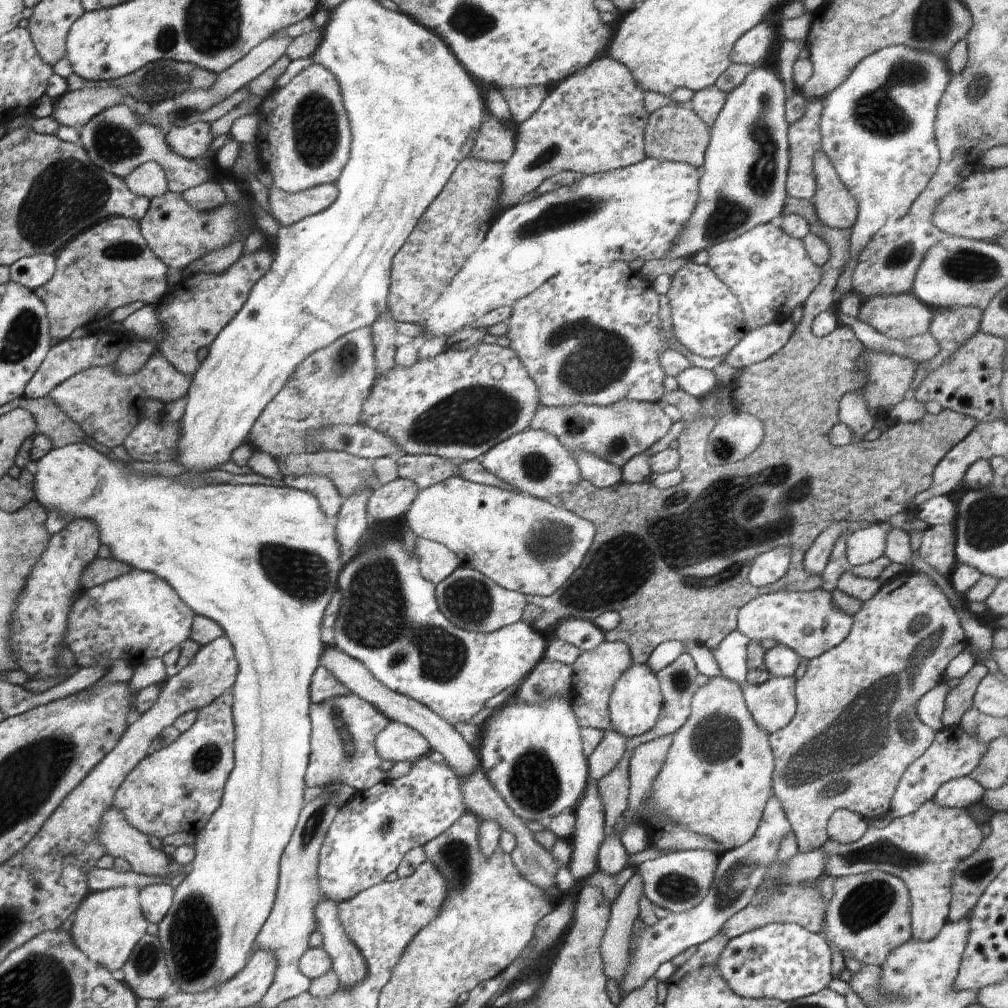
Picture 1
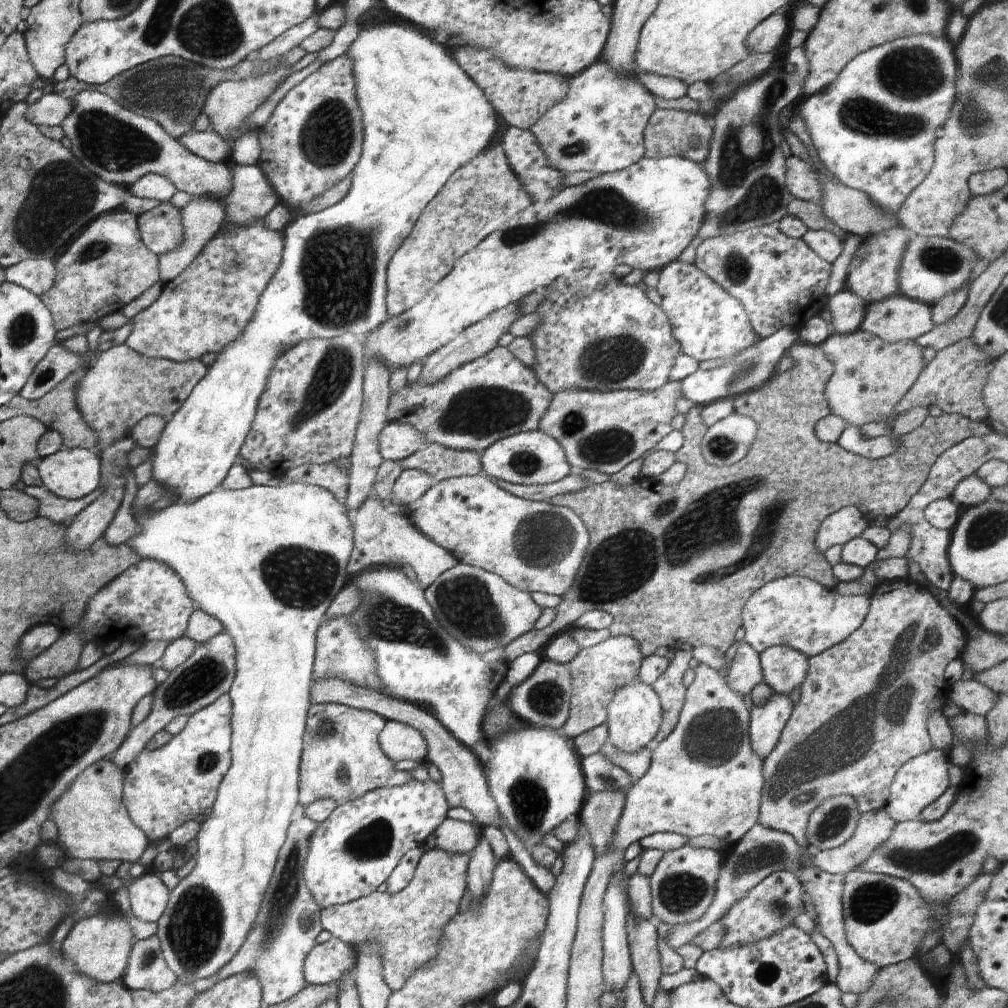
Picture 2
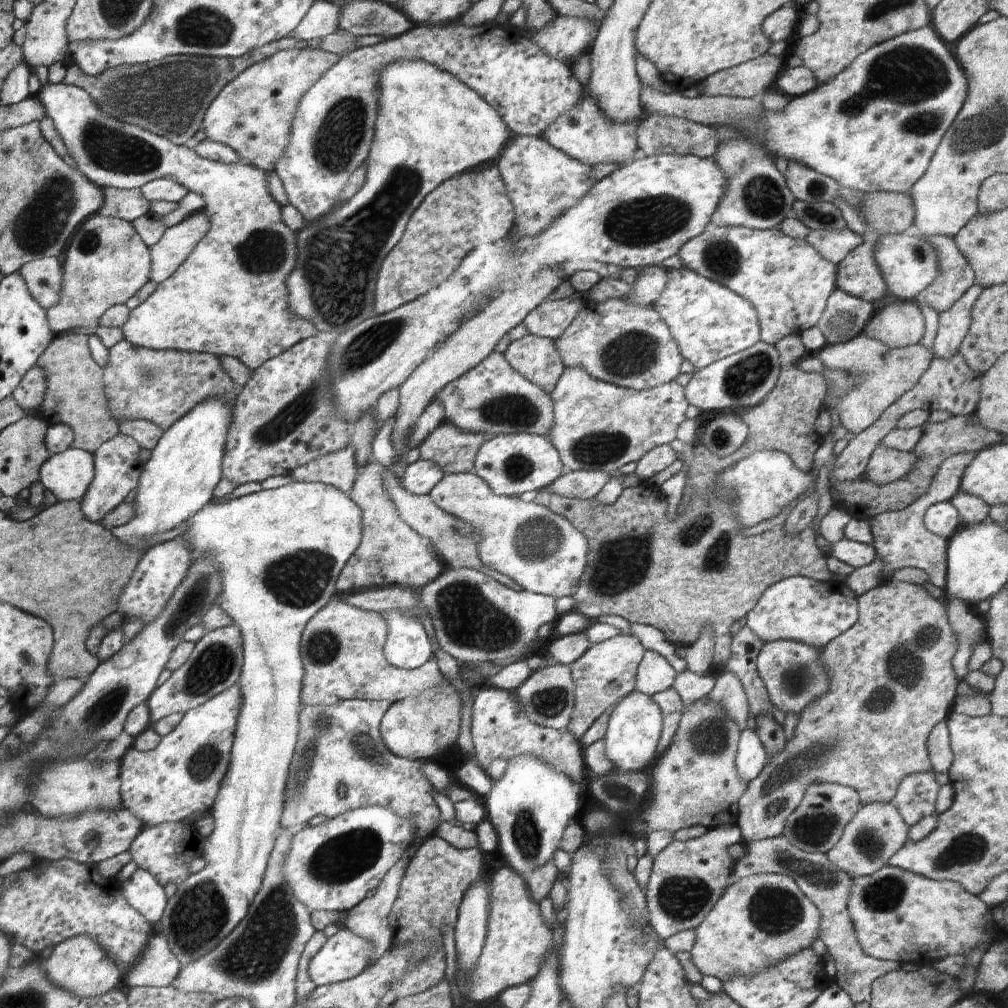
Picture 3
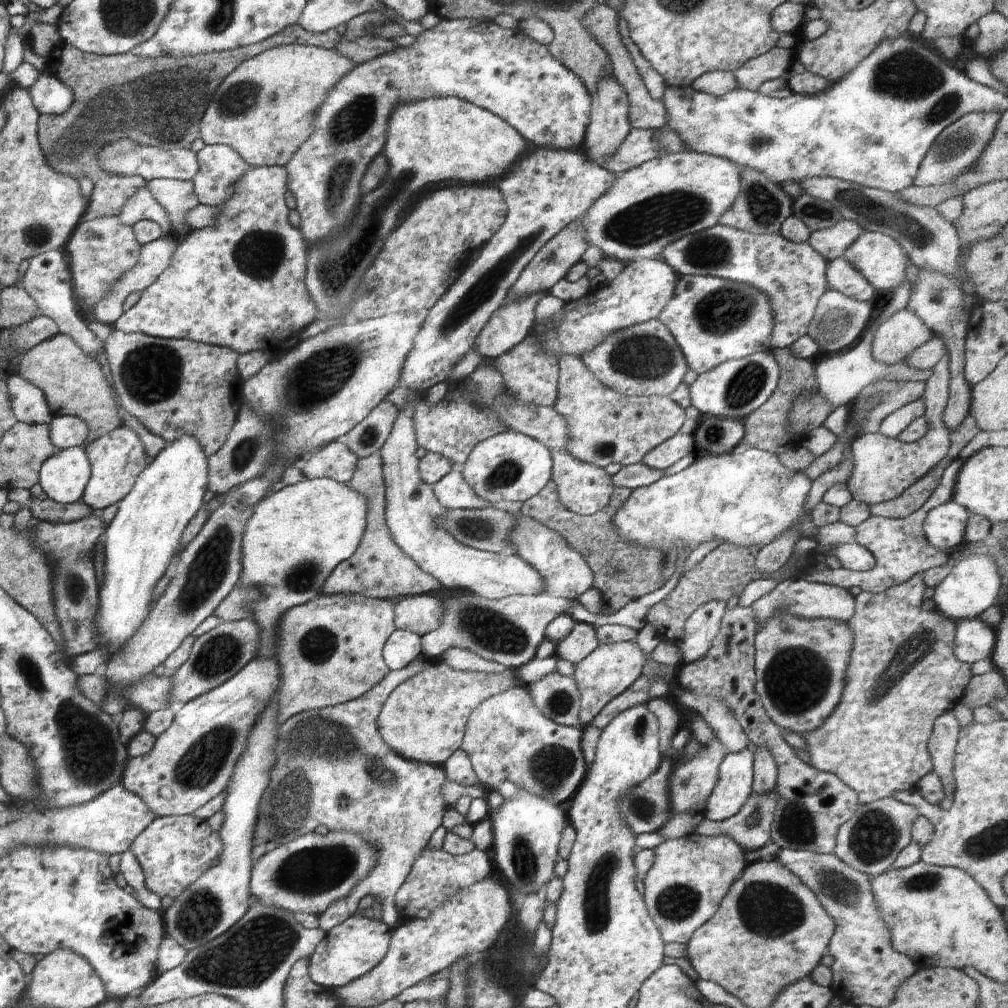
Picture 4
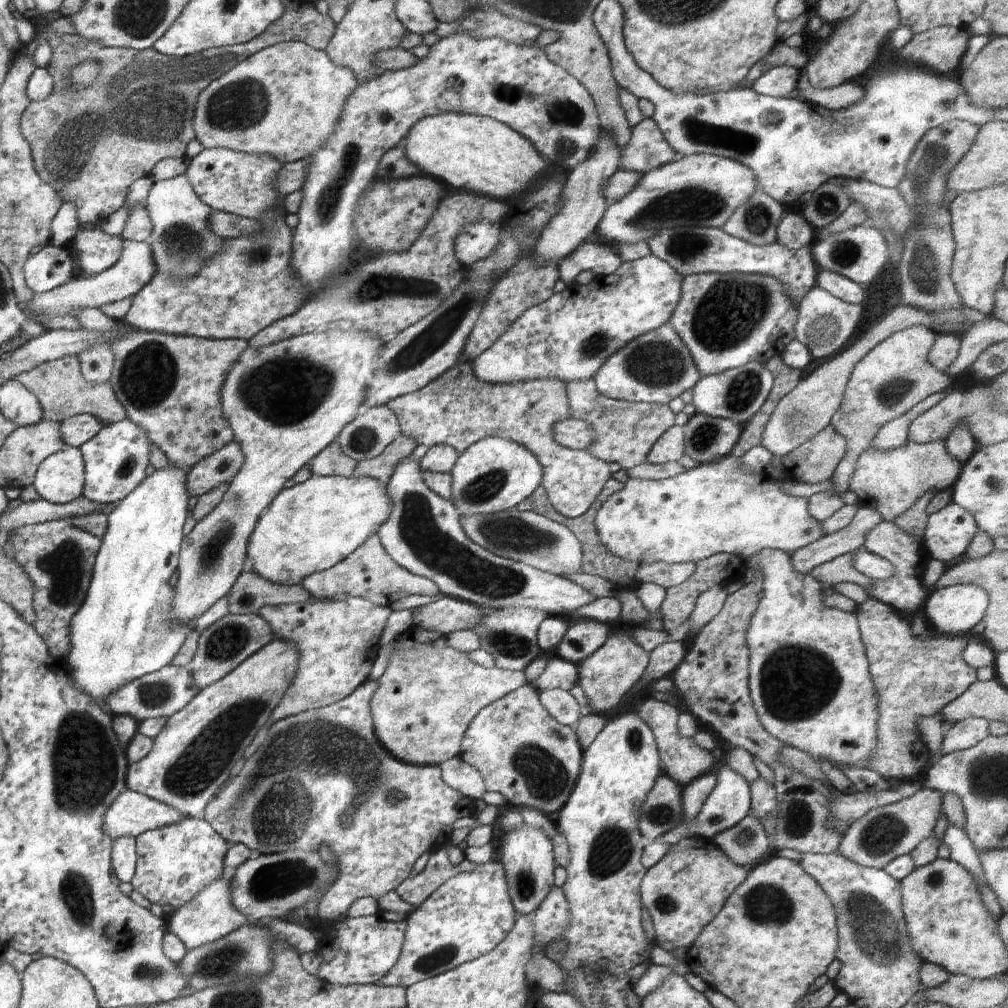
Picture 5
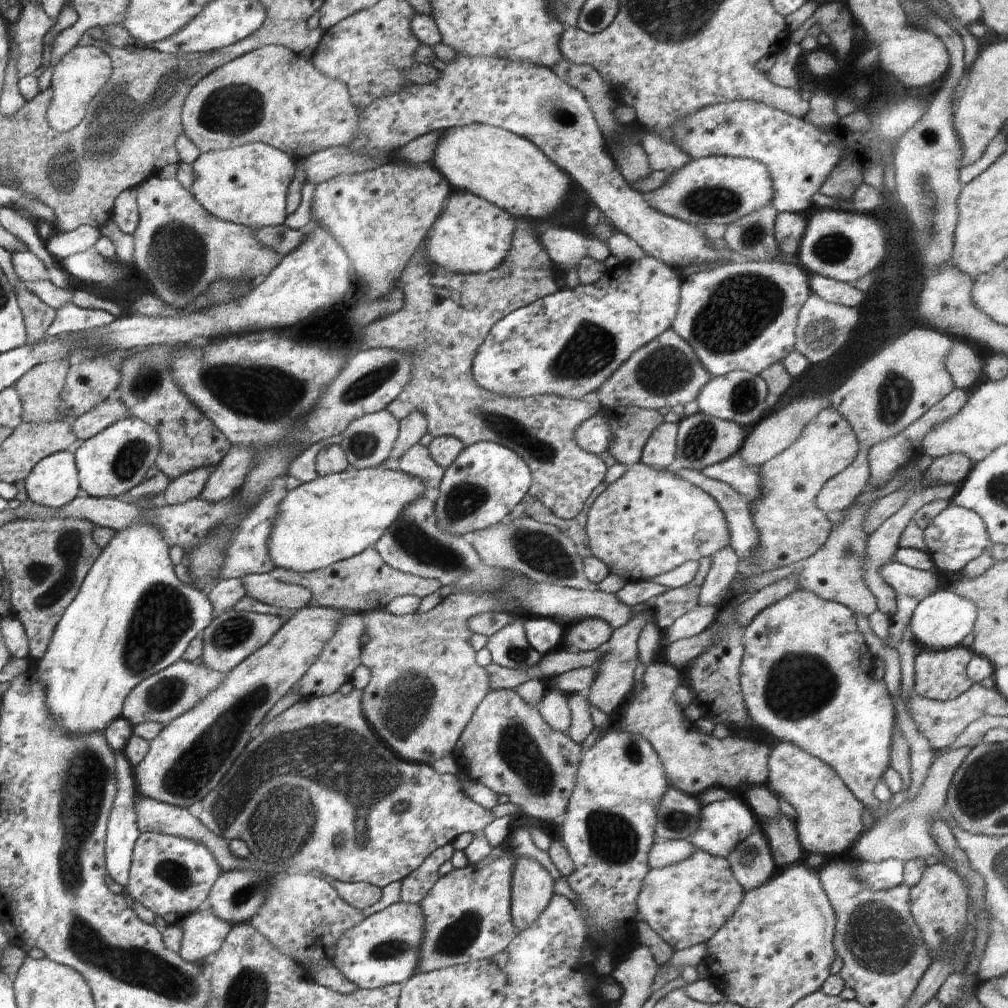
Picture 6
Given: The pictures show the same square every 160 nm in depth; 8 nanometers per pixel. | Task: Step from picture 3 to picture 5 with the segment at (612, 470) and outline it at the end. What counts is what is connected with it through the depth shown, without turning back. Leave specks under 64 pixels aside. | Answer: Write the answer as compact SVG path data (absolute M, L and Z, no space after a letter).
M592 379L566 383L571 418L585 420L594 431L592 444L586 449L604 462L618 462L624 470L644 464L656 442L668 428L675 424L675 414L668 405L620 401L604 396Z

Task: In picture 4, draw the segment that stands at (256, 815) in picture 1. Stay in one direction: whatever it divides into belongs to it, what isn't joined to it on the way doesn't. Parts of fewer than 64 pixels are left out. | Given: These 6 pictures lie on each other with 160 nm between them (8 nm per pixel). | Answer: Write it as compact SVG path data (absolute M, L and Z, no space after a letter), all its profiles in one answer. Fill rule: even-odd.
M82 447L59 449L39 470L39 483L48 499L60 504L80 501L90 478L91 461ZM326 477L304 478L301 482L269 494L255 506L254 514L246 523L242 537L242 572L239 584L261 592L261 598L250 605L252 620L259 624L261 630L258 657L274 657L271 654L275 654L276 648L270 650L268 645L271 642L275 646L275 630L280 616L289 608L304 604L322 593L321 586L333 568L350 558L358 548L366 525L366 497L352 490L348 484ZM275 701L260 715L259 721L250 731L246 750L235 764L228 786L228 795L222 811L225 819L217 832L223 842L223 853L218 865L210 867L204 874L188 885L174 900L172 906L164 910L169 937L174 937L187 952L203 944L210 943L217 936L224 934L237 923L248 908L252 896L250 879L253 867L251 852L255 839L256 814L258 804L268 786L268 772L274 766L272 746L280 725L275 723Z

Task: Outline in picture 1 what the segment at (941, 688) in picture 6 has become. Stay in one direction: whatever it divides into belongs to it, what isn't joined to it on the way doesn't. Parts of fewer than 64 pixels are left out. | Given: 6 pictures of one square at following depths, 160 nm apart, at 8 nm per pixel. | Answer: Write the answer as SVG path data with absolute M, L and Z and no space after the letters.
M902 571L896 578L884 583L880 590L870 600L864 601L860 611L853 616L853 624L846 639L832 650L824 652L821 656L812 658L808 662L806 674L795 682L794 694L797 704L796 713L790 724L781 730L776 730L769 735L770 747L774 758L774 772L772 774L772 793L784 808L784 814L790 822L790 827L796 840L798 840L798 852L811 852L816 848L822 848L828 840L828 820L836 810L848 810L866 819L876 819L886 816L891 800L894 796L898 780L930 748L933 744L936 732L923 724L918 718L916 702L924 694L942 682L943 674L948 664L966 647L966 636L960 624L955 609L943 590L928 576L920 574L920 571Z

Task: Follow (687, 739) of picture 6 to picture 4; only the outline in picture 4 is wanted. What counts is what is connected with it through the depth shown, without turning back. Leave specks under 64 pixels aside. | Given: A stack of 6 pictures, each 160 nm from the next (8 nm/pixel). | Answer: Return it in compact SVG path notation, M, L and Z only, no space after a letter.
M664 697L650 698L646 705L652 711L652 714L656 716L659 724L659 749L662 753L674 754L674 756L680 757L681 753L676 751L673 753L671 749L671 740L680 729L680 716L676 708L668 700L665 700Z

